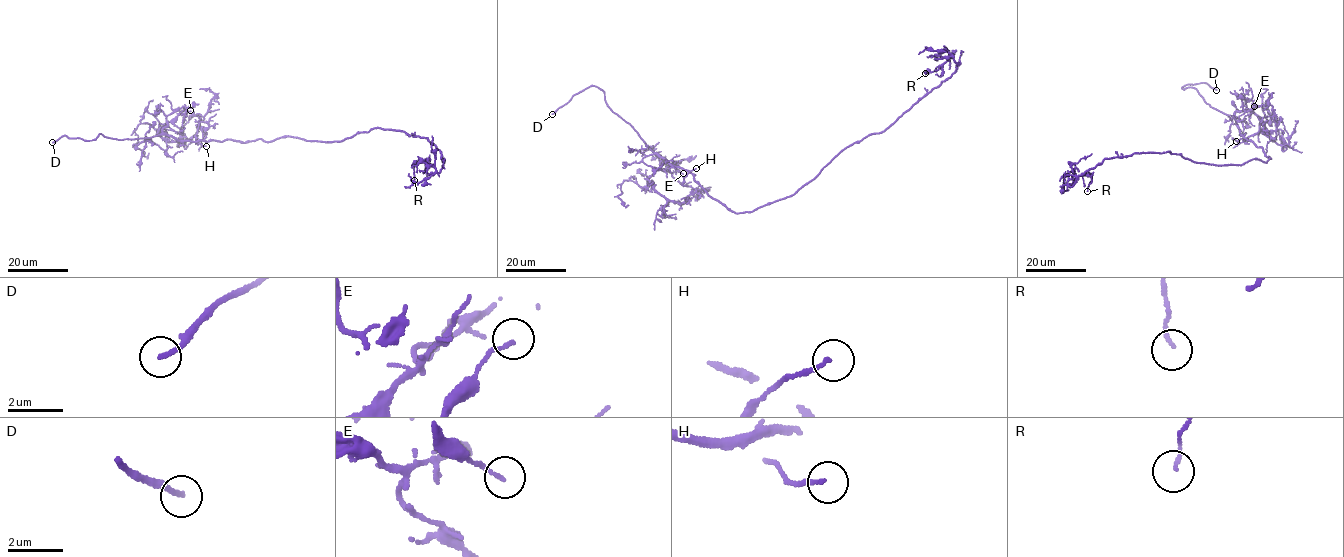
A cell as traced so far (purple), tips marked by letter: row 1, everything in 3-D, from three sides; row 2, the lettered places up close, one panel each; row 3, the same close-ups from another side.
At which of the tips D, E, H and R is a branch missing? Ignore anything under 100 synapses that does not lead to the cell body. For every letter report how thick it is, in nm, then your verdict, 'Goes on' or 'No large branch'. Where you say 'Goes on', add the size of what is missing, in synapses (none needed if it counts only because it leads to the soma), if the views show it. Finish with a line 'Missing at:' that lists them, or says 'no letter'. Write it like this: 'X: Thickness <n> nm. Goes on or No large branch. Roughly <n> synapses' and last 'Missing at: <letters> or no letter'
D: Thickness 160 nm. Goes on
E: Thickness 130 nm. No large branch
H: Thickness 130 nm. No large branch
R: Thickness 110 nm. No large branch
Missing at: D

